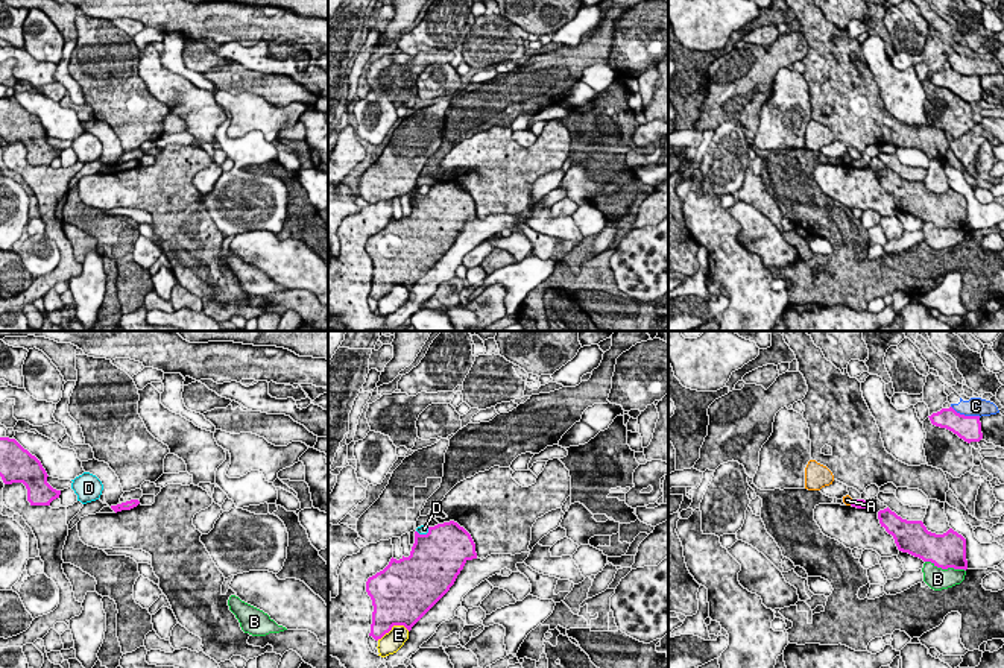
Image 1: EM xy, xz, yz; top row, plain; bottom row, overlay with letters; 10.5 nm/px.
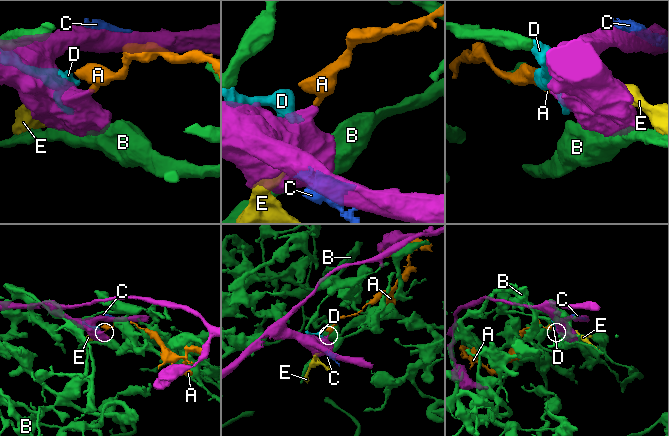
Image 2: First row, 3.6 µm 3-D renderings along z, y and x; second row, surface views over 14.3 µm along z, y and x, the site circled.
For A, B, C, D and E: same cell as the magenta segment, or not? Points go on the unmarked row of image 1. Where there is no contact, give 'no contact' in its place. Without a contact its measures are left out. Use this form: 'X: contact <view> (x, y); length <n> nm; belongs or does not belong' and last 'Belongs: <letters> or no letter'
A: contact yz (851, 163); length 70 nm; does not belong
B: contact yz (945, 228); length 440 nm; does not belong
C: contact yz (966, 76); length 340 nm; does not belong
D: contact xz (424, 195); length 150 nm; does not belong
E: contact xz (392, 286); length 360 nm; does not belong
Belongs: no letter

